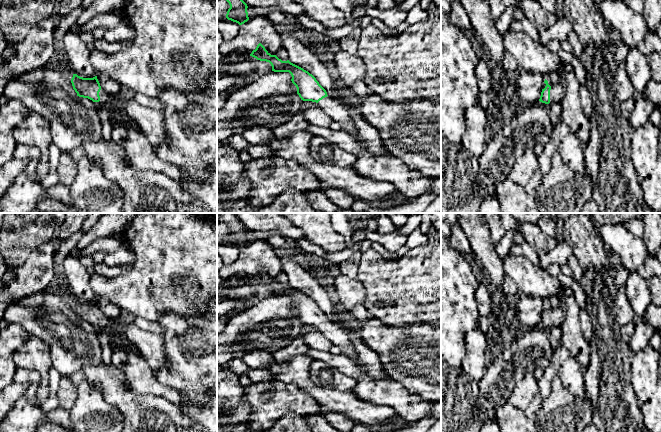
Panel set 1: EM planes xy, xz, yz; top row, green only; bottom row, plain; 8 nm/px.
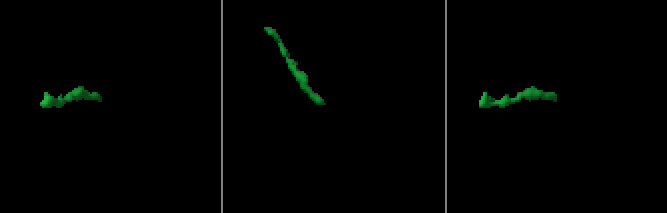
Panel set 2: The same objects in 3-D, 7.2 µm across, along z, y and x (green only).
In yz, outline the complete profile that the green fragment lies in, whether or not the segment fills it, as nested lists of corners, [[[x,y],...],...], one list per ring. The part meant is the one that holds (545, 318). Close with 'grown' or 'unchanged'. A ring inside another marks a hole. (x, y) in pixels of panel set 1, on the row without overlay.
[[[546,303],[544,307],[546,308],[546,310],[544,313],[542,313],[539,325],[545,328],[549,328],[551,326],[561,328],[565,315],[564,311],[561,308],[550,310]]] | grown

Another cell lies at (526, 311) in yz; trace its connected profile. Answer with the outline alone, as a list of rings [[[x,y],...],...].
[[[561,286],[557,293],[547,299],[546,302],[539,298],[520,294],[511,302],[511,323],[519,330],[539,325],[541,316],[545,312],[545,304],[550,310],[561,308]]]

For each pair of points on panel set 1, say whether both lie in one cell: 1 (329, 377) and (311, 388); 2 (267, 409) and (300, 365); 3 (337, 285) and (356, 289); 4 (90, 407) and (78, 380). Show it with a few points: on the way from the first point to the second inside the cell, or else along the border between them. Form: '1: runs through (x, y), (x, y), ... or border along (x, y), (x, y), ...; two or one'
1: border along (311, 362), (310, 379), (318, 385), (339, 391); two
2: border along (276, 379), (294, 383), (308, 394); two
3: runs through (342, 285), (347, 289), (351, 289); one
4: runs through (90, 400), (84, 387); one

